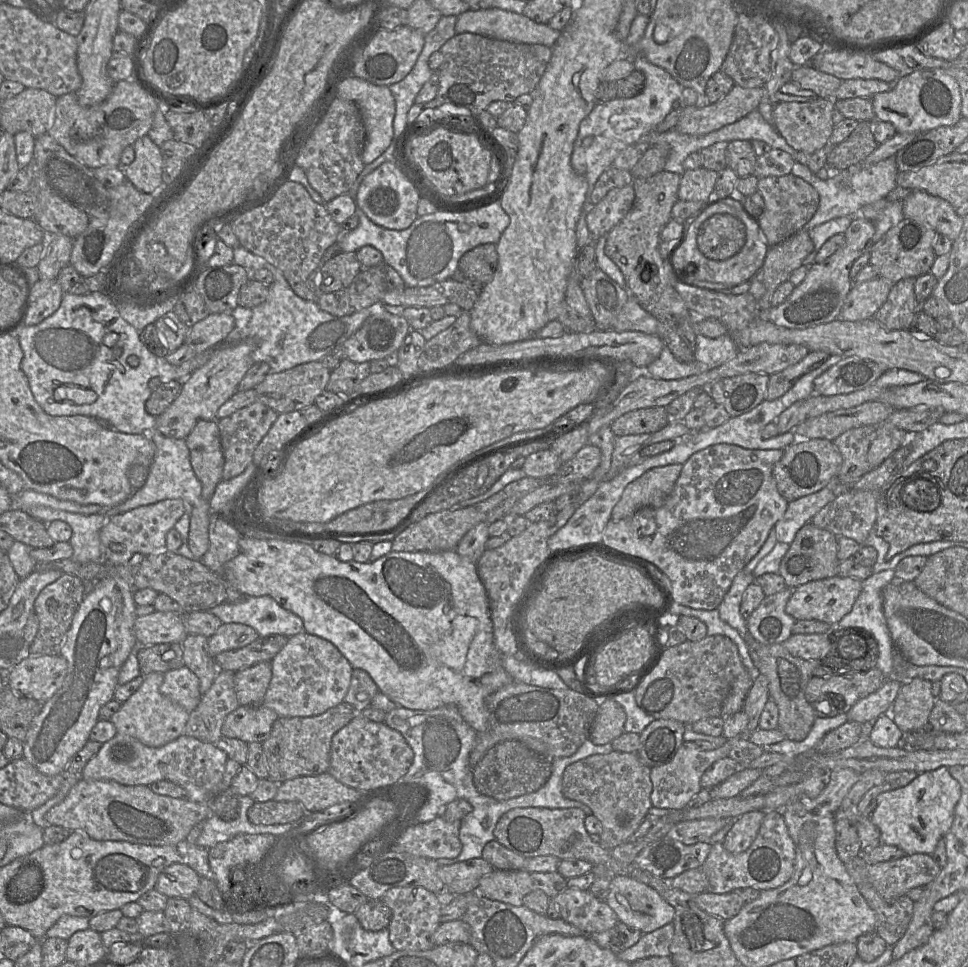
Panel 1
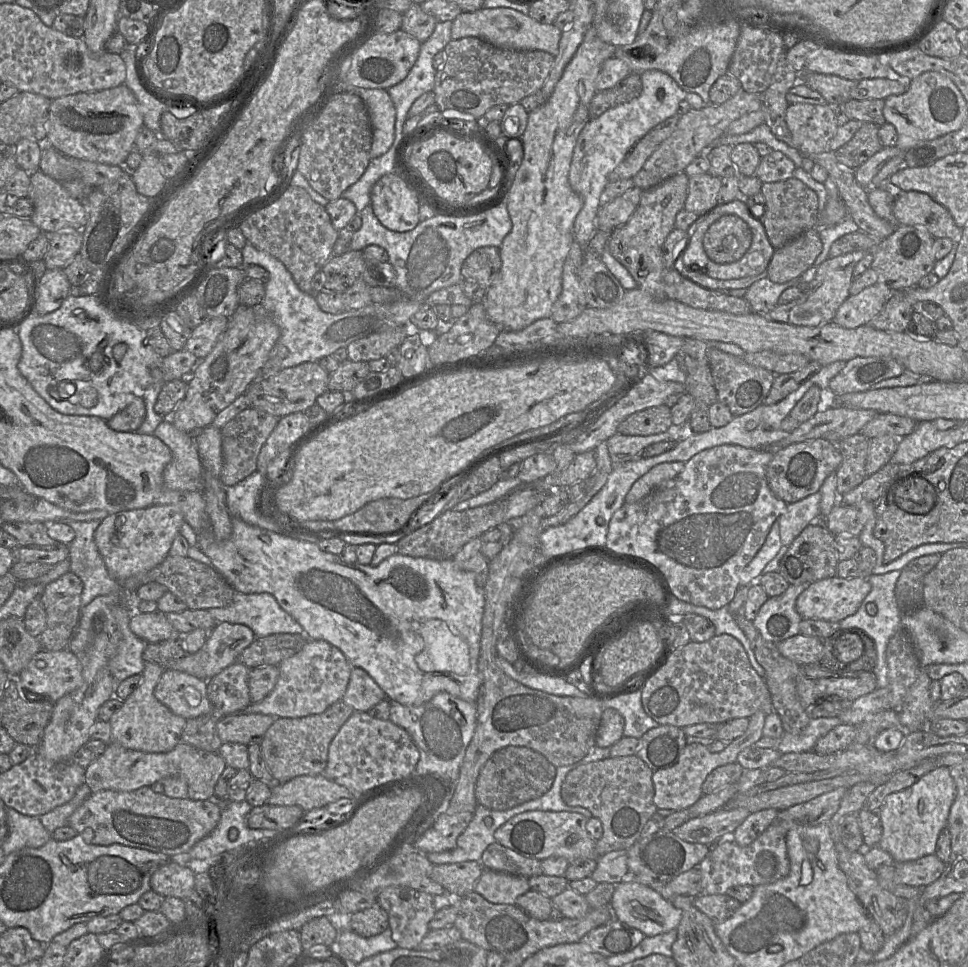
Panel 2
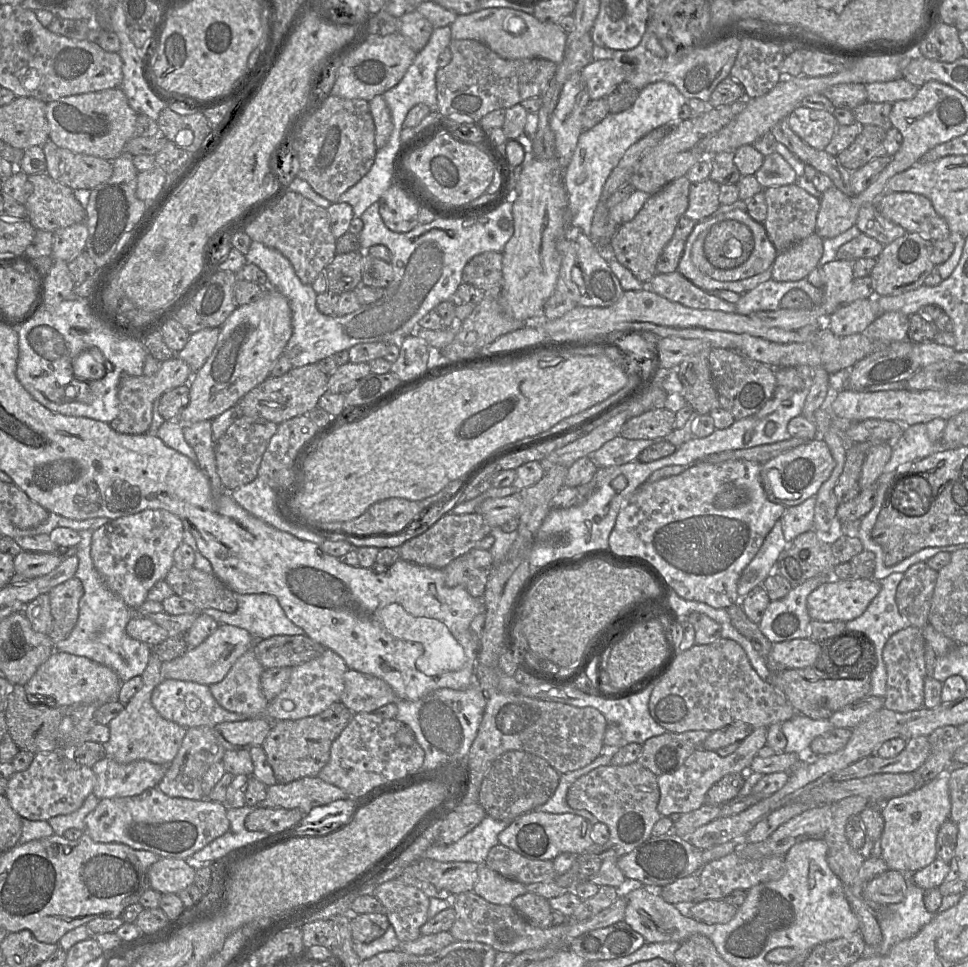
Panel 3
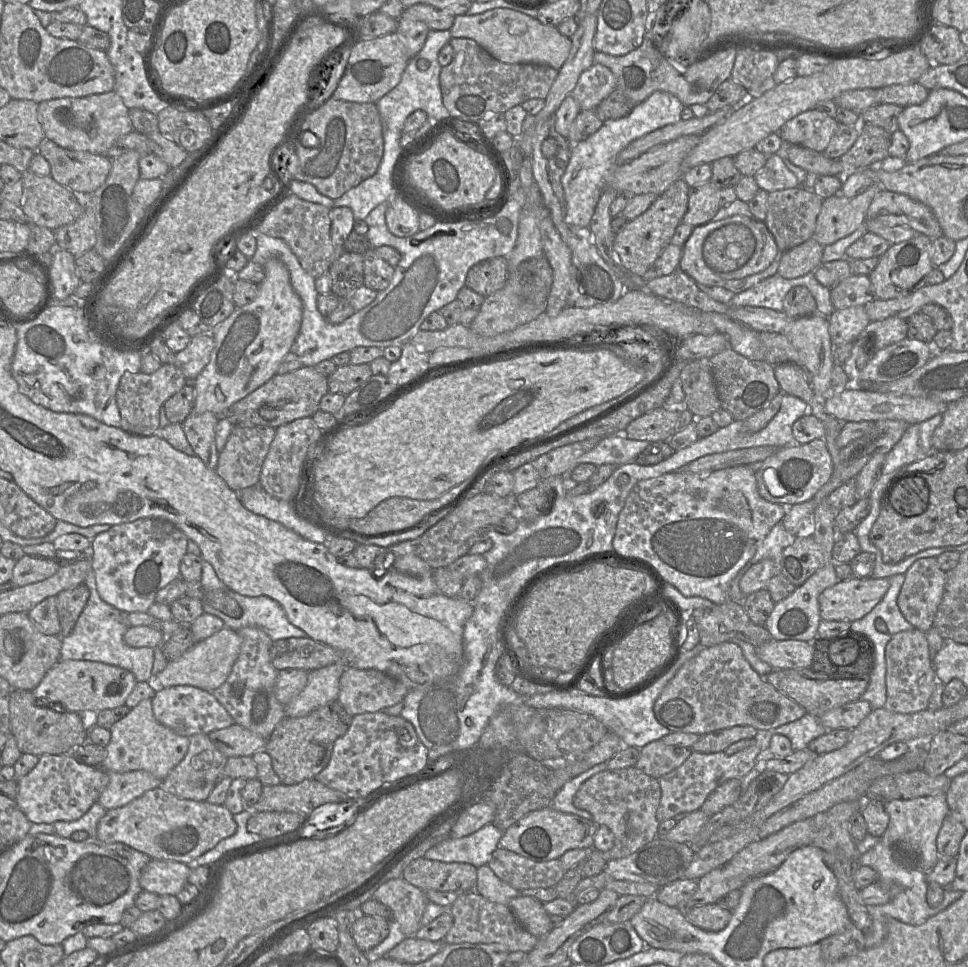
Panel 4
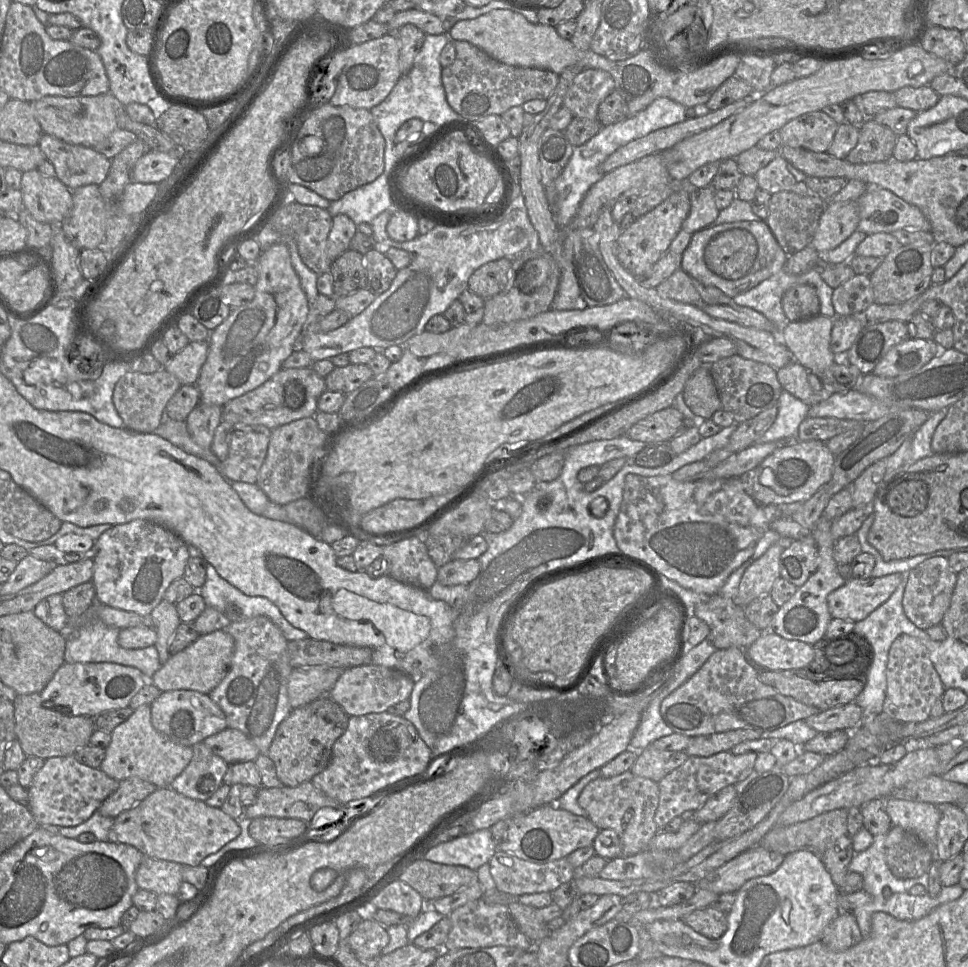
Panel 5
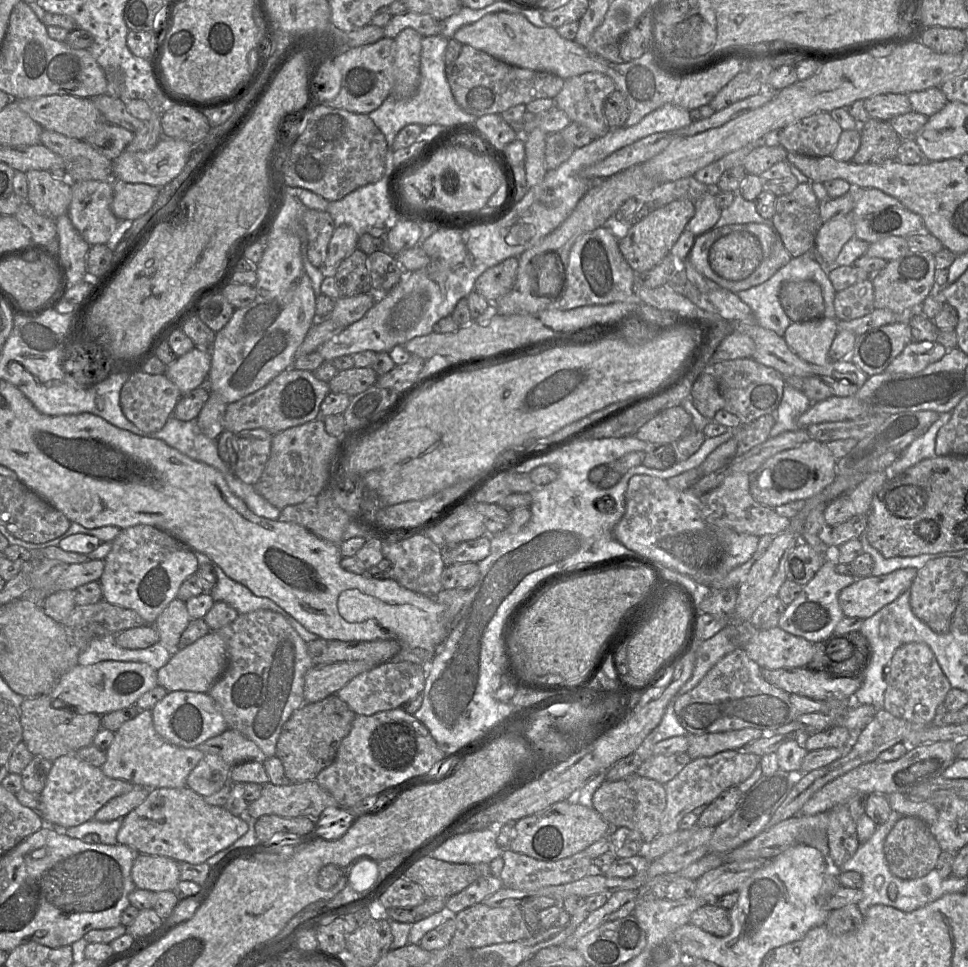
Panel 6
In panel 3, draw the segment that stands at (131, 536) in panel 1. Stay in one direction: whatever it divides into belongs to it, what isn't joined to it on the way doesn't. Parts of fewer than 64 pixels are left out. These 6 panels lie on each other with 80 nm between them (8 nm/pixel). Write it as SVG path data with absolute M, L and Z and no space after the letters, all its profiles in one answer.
M147 509L135 514L109 520L92 535L91 555L96 570L107 587L132 609L138 609L146 600L148 591L156 582L164 580L174 565L173 554L183 542L183 523L175 514L163 509Z

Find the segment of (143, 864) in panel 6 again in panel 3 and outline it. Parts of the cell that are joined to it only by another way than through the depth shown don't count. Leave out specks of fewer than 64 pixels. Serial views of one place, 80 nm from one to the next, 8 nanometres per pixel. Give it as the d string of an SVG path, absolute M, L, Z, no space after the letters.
M161 857L148 869L149 886L161 894L177 894L194 882L195 871L183 859Z

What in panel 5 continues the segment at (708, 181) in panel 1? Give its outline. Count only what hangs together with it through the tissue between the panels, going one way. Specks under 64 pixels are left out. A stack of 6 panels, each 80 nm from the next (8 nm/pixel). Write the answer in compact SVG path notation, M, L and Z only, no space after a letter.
M709 187L690 191L690 212L682 224L682 229L691 235L712 224L718 217L719 210L715 203L715 190Z

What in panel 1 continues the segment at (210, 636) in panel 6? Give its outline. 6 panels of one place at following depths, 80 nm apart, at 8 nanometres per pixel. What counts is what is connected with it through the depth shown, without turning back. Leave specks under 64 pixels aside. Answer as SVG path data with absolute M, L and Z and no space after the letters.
M240 623L222 624L208 638L209 654L214 658L224 651L243 648L254 642L258 637L258 633L248 625Z

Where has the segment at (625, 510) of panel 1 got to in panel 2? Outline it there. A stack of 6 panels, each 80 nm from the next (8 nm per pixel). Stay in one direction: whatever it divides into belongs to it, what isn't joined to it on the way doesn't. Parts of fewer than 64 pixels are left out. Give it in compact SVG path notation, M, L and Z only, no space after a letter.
M670 462L651 468L634 482L625 496L624 503L632 504L644 499L665 482L676 478L684 470L684 466L685 464L682 462Z

